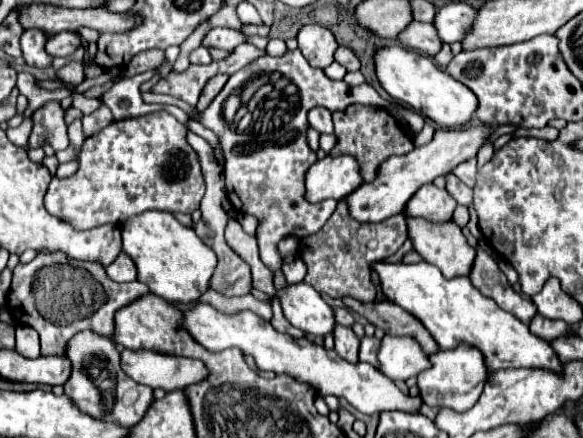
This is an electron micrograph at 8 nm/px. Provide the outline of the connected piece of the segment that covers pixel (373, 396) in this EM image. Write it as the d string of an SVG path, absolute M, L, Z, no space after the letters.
M198 303L196 307L182 311L182 329L192 335L194 341L198 341L208 351L224 351L230 347L242 349L246 355L252 355L260 369L274 371L274 373L288 373L298 381L310 383L320 395L334 395L344 397L350 405L354 405L360 413L374 415L382 411L408 411L418 413L418 407L422 403L420 397L404 395L392 379L388 379L384 373L374 369L368 363L352 365L336 355L336 351L326 351L322 345L316 345L308 341L306 337L294 339L290 335L278 333L268 321L260 319L256 313L244 309L240 313L220 313L208 303Z

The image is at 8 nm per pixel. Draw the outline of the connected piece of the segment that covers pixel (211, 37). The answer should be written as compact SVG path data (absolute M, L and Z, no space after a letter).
M212 27L206 37L202 39L202 47L206 49L226 49L232 51L240 43L252 43L260 49L268 45L268 37L246 37L242 31L236 29L226 29L226 27Z

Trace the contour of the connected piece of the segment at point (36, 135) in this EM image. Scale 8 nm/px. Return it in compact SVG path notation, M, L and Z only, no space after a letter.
M60 101L44 103L32 115L30 147L42 147L46 141L56 151L66 149L70 145L68 133L66 133L66 123L64 123L64 109L60 107Z

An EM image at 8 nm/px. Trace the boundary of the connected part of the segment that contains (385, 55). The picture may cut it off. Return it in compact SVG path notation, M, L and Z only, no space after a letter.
M392 45L382 47L374 53L374 65L380 85L392 99L412 107L416 113L424 113L428 119L444 129L458 129L470 123L478 107L476 95L466 85L444 73L432 57L426 57L424 53L406 49L402 45Z

